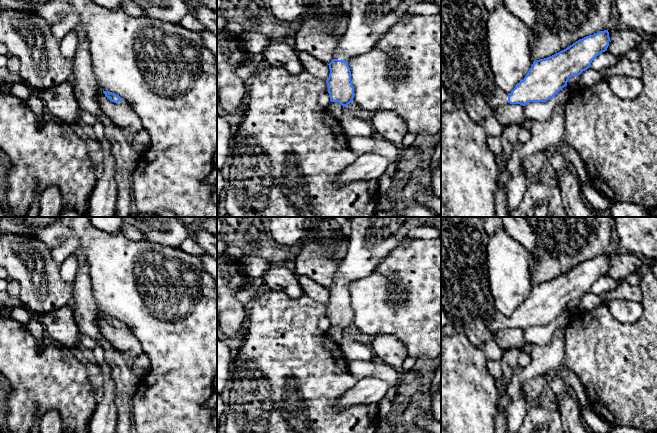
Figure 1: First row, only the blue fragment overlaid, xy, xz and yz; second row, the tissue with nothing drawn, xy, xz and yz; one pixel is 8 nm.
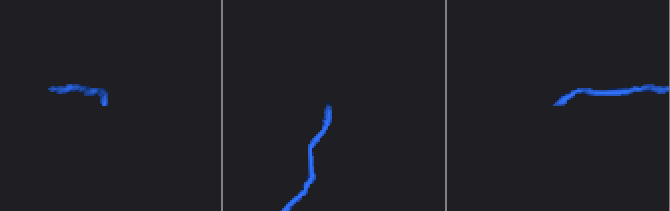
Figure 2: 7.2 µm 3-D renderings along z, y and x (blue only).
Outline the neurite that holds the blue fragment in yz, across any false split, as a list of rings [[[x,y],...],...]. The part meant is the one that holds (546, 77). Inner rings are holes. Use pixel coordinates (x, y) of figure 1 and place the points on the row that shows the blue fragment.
[[[608,30],[599,31],[593,35],[586,36],[566,49],[544,59],[534,61],[528,73],[522,81],[516,84],[515,88],[506,94],[502,89],[496,87],[488,104],[497,108],[503,104],[520,104],[525,106],[530,102],[546,102],[553,98],[562,88],[567,86],[570,77],[580,75],[583,71],[590,68],[592,61],[609,46]]]

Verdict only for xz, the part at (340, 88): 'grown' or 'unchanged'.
grown

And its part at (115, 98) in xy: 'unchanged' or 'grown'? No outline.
grown

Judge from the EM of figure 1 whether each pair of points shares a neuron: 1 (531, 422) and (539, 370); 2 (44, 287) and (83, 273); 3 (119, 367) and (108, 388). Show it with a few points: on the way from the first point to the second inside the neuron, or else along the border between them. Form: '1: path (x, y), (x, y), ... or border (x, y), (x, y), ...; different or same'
1: border (527, 410), (521, 422); different
2: border (72, 283), (73, 307); different
3: border (103, 360), (111, 370), (115, 384), (115, 401); different

